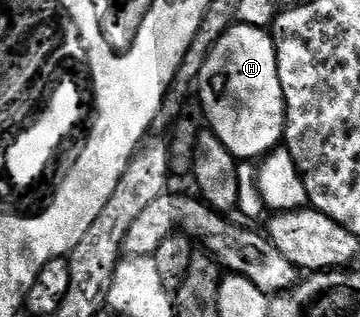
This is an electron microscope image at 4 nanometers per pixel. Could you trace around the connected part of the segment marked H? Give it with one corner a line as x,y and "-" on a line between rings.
235,24
216,40
196,83
200,103
209,129
239,160
258,160
283,141
286,133
286,105
280,88
280,72
276,72
276,48
273,37
260,28

